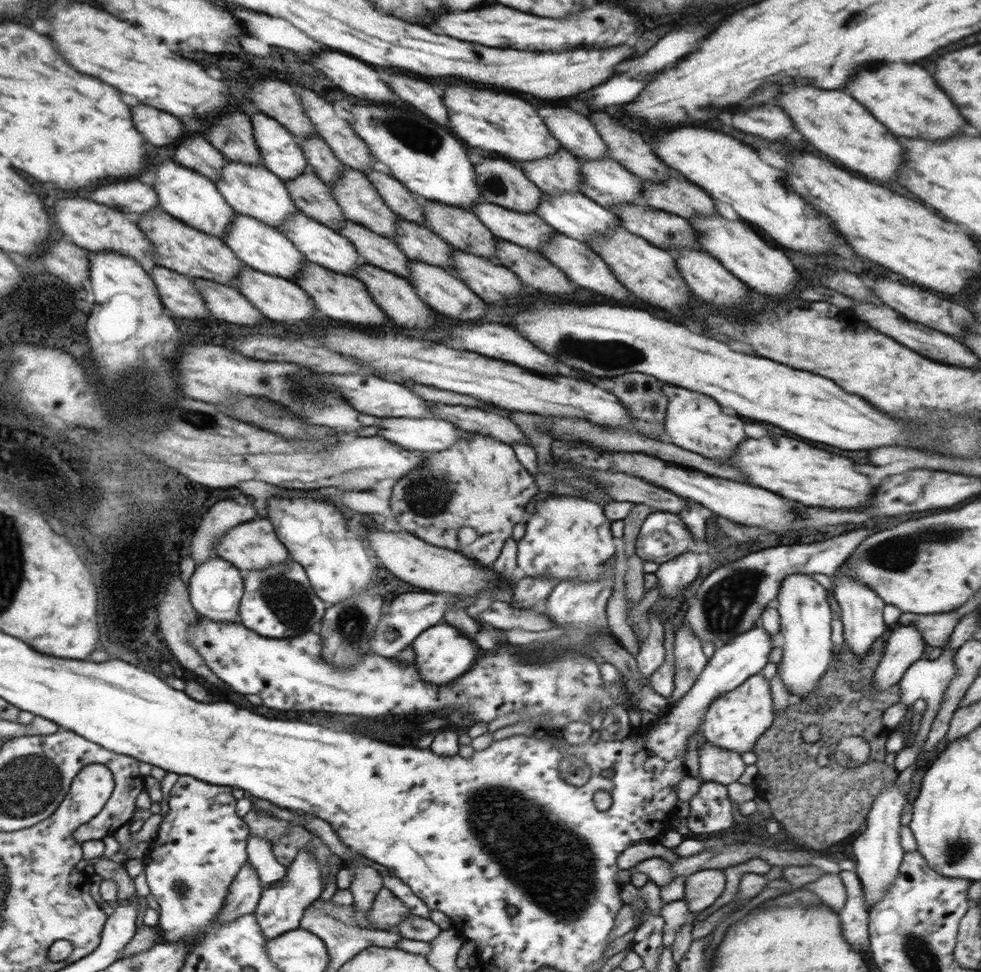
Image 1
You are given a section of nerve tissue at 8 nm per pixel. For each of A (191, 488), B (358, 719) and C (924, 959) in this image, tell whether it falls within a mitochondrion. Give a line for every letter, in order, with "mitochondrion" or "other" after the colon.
A: other
B: other
C: mitochondrion

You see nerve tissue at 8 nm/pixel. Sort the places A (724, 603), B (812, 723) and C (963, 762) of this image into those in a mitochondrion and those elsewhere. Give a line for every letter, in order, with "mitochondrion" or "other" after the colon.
A: mitochondrion
B: mitochondrion
C: other

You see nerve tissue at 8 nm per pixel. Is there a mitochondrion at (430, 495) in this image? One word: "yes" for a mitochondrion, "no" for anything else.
yes

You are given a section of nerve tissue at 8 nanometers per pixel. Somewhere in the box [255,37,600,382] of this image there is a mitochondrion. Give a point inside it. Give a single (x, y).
(417, 139)

